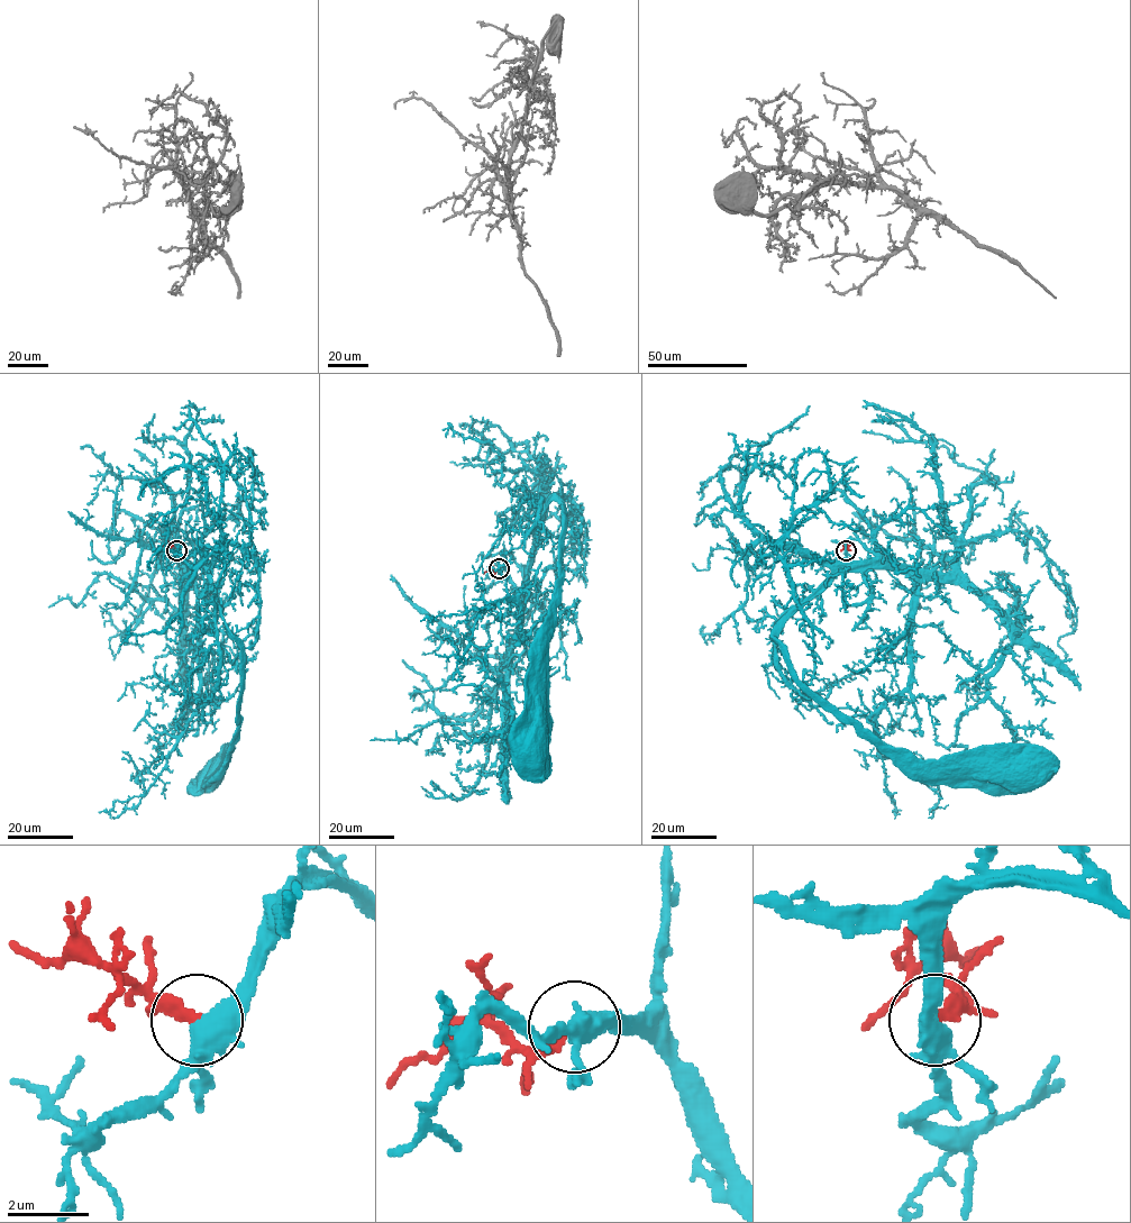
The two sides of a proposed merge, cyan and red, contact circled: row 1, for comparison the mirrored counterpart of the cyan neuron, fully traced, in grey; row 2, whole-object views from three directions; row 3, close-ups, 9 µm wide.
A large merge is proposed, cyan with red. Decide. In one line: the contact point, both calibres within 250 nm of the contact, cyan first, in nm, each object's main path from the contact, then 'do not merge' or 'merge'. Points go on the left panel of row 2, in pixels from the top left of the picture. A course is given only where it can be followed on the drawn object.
place (176, 550); calibres 400 and 280 nm; course cyan (176, 550), (189, 539), (201, 554), (213, 601), (240, 649), (239, 737), (228, 758), (220, 760), (210, 774); course red (176, 550), (162, 545); merge

